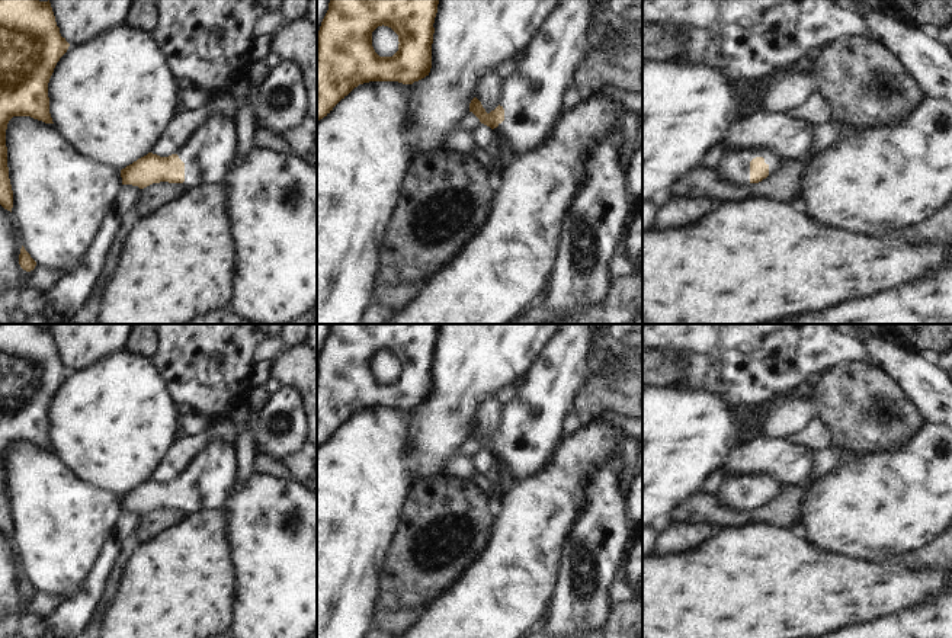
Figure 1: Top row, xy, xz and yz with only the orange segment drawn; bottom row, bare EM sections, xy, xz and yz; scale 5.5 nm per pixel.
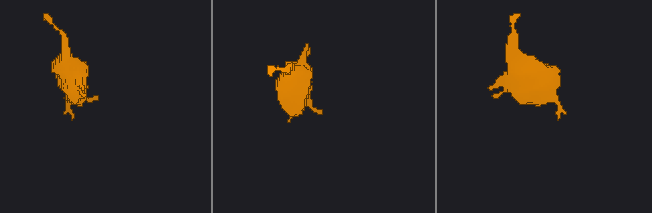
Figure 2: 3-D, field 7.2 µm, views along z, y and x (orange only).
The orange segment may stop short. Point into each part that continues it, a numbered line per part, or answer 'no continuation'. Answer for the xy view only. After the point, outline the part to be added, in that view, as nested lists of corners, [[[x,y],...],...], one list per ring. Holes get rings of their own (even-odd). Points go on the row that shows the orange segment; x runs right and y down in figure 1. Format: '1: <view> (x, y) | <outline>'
1: xy (208, 153) | [[[225,115],[208,116],[174,151],[185,163],[185,187],[219,183],[237,158],[237,124]]]

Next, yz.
1: yz (733, 164) | [[[721,147],[711,158],[712,166],[719,176],[733,183],[750,183],[750,161],[763,157],[772,173],[785,158],[769,147],[749,147],[730,150]]]

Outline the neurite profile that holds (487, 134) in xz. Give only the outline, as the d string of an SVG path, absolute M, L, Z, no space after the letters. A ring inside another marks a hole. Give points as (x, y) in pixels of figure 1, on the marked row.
M480 124L472 132L474 145L487 150L488 144L494 138L494 132L490 126Z

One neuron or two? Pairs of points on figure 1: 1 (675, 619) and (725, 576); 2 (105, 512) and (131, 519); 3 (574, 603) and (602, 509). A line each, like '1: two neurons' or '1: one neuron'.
1: one neuron
2: two neurons
3: one neuron

